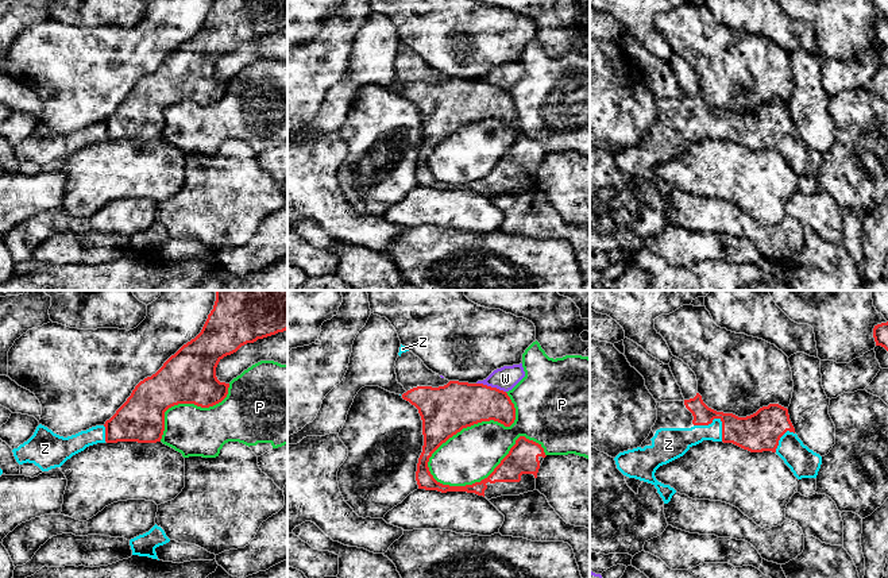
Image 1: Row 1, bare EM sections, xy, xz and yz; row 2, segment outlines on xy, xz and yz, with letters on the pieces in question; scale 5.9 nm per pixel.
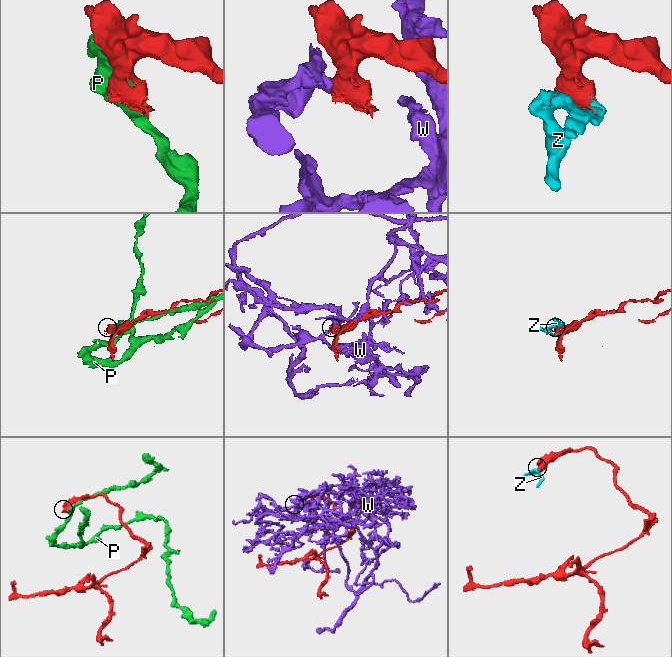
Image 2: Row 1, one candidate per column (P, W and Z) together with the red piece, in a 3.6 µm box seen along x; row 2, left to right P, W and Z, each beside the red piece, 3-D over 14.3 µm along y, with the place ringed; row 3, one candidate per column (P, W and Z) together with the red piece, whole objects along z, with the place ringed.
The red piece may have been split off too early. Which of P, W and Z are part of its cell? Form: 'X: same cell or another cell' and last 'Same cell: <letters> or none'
P: another cell
W: another cell
Z: same cell
Same cell: Z

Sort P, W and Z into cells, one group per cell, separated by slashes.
P / W / Z

